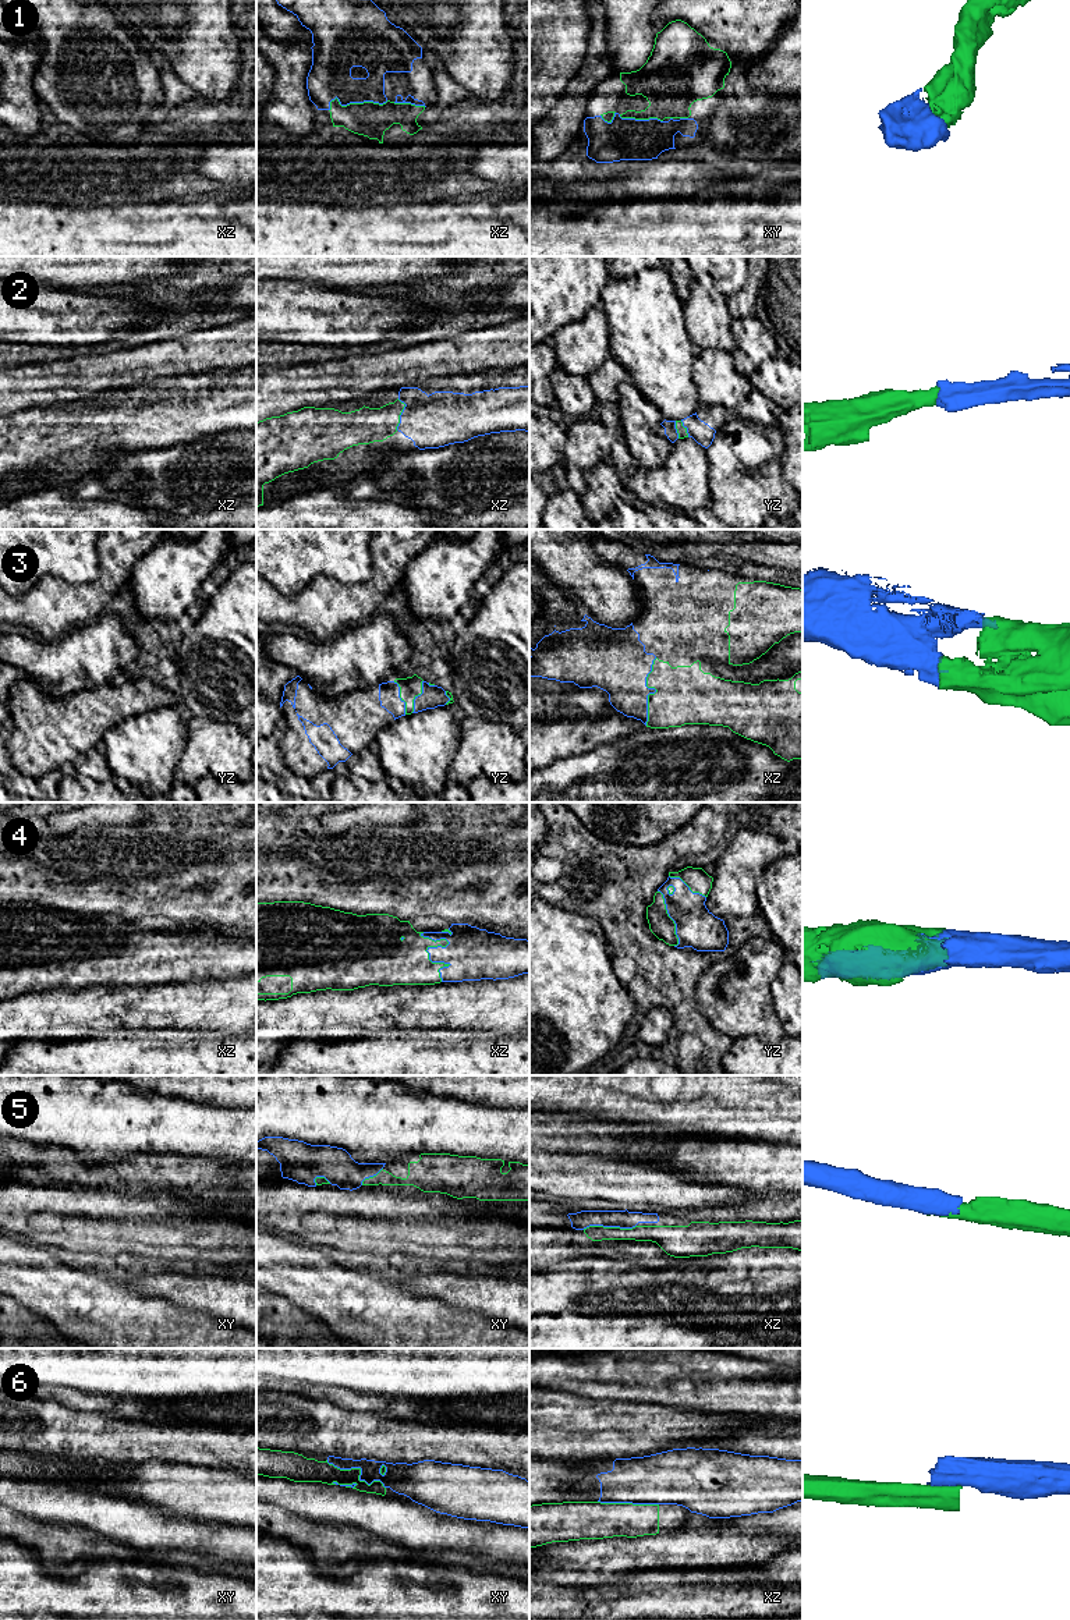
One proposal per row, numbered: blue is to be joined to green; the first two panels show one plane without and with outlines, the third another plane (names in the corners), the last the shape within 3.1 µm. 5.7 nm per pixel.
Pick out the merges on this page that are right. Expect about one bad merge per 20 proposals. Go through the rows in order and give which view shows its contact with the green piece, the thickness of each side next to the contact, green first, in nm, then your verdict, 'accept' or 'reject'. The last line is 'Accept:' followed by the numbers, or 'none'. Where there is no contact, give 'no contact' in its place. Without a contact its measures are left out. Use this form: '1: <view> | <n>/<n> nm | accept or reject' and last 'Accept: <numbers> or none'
1: xz | 200/240 nm | accept
2: xz | 200/320 nm | accept
3: xz | 340/320 nm | accept
4: xz | 280/300 nm | accept
5: xz | 100/110 nm | accept
6: xy | 130/180 nm | reject
Accept: 1, 2, 3, 4, 5

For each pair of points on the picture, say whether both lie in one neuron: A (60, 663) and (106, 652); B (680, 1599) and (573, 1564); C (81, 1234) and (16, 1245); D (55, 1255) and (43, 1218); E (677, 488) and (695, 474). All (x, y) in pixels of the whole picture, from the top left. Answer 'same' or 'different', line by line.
A: same
B: different
C: different
D: different
E: same

